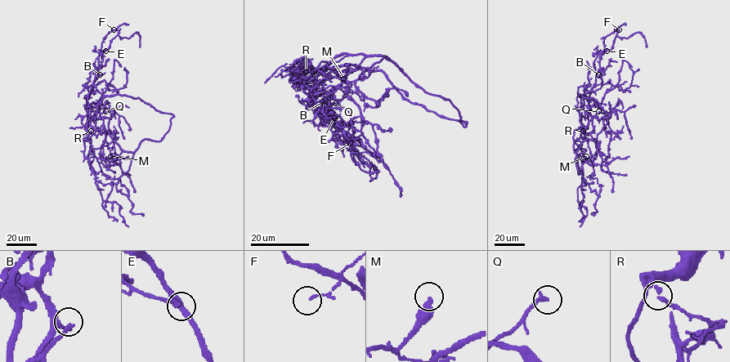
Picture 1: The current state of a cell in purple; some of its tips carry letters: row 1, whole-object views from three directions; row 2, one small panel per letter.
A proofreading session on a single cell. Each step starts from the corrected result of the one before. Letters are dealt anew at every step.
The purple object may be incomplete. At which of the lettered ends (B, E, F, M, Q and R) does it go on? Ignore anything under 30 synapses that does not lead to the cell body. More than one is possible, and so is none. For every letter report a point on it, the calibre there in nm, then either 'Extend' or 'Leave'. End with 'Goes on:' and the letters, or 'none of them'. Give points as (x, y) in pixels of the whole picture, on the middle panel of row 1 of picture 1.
B: Place: (322, 101). Thickness 200 nm. Extend
E: Place: (334, 118). Thickness 140 nm. Leave
F: Place: (350, 143). Thickness 90 nm. Leave
M: Place: (343, 78). Thickness 320 nm. Leave
Q: Place: (335, 103). Thickness 190 nm. Leave
R: Place: (306, 72). Thickness 170 nm. Leave
Goes on: B

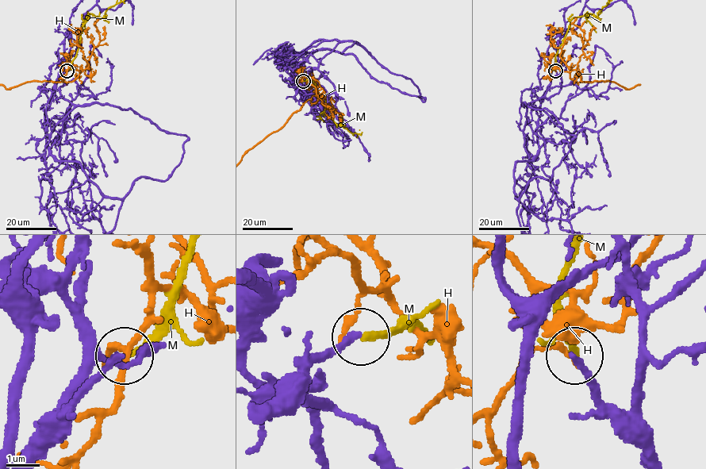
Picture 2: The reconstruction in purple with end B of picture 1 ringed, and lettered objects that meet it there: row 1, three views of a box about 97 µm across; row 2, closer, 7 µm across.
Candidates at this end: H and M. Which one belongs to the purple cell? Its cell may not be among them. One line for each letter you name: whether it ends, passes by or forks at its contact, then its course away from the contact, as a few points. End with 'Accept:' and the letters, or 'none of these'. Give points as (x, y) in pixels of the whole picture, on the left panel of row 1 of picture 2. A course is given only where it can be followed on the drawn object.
M: It ends there. Its course: (67, 71), (75, 56), (88, 13), (101, 18), (106, 9), (124, 1)
Accept: M

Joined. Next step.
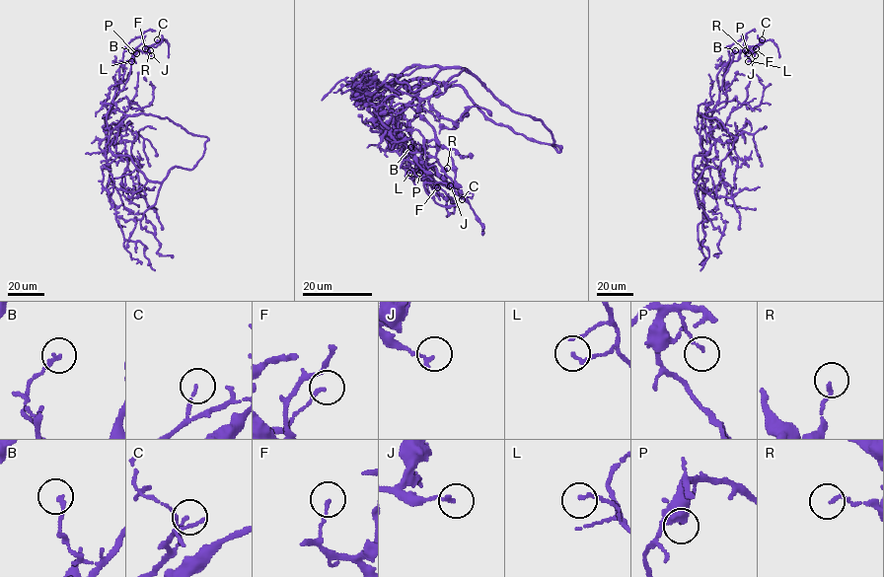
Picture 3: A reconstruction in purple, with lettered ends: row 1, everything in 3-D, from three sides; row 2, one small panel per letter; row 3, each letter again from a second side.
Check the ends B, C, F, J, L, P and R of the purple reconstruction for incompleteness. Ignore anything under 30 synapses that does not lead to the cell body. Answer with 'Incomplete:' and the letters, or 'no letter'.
Incomplete: no letter

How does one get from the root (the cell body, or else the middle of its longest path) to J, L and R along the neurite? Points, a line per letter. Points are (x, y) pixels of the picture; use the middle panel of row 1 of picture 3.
J: (371, 97), (360, 99), (381, 107), (371, 129), (403, 123), (422, 149), (421, 169), (450, 185)
L: (371, 97), (361, 97), (360, 103), (381, 107), (372, 130), (403, 123), (421, 148), (416, 177), (409, 173)
R: (371, 97), (360, 103), (381, 107), (372, 131), (403, 123), (422, 149), (421, 169), (440, 183), (447, 168)

